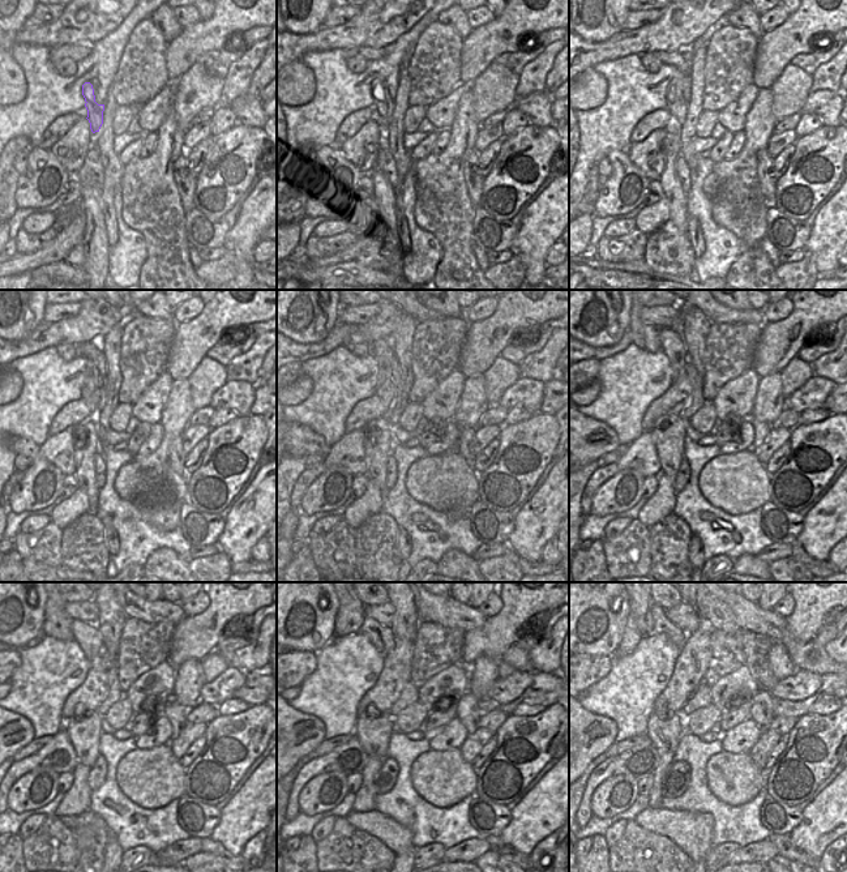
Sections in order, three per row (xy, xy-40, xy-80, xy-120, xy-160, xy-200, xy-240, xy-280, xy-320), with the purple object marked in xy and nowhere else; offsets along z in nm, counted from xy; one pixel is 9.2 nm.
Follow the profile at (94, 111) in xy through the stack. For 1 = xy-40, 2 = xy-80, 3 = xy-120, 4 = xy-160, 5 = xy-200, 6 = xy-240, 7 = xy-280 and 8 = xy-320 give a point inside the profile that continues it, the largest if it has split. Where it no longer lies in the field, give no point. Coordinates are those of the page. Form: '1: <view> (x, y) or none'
1: xy-40 (384, 105)
2: xy-80 (676, 105)
3: xy-120 (90, 392)
4: xy-160 (381, 350)
5: xy-200 (674, 347)
6: xy-240 (89, 638)
7: xy-280 (381, 637)
8: xy-320 (661, 624)

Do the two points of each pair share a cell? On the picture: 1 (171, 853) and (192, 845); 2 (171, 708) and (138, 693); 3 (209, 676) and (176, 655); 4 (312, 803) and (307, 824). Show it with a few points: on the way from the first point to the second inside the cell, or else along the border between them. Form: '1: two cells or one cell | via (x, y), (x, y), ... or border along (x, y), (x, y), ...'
1: one cell | via (176, 853), (187, 847)
2: two cells | border along (171, 697), (163, 705)
3: two cells | border along (215, 650), (201, 659)
4: two cells | border along (338, 804), (315, 815), (300, 812)

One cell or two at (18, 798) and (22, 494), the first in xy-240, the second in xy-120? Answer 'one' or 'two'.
one

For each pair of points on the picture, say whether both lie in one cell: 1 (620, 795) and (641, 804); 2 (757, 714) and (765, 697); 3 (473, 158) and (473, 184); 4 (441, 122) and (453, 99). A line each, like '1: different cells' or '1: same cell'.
1: different cells
2: same cell
3: same cell
4: same cell

